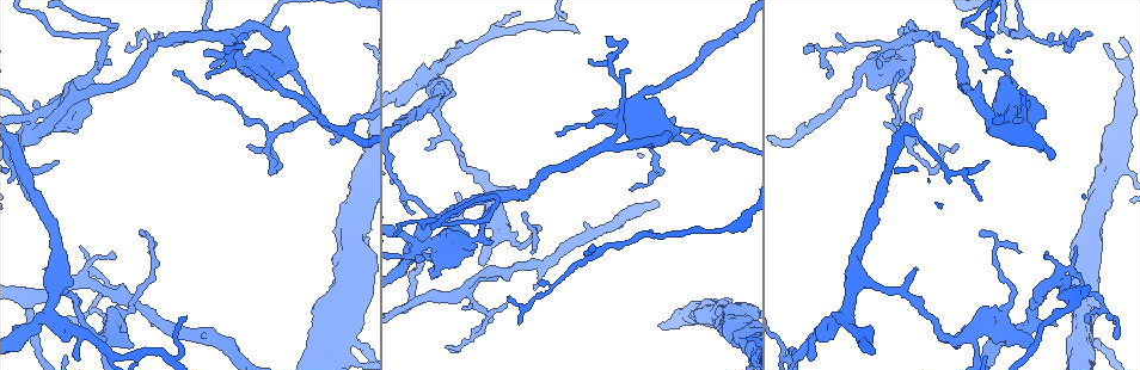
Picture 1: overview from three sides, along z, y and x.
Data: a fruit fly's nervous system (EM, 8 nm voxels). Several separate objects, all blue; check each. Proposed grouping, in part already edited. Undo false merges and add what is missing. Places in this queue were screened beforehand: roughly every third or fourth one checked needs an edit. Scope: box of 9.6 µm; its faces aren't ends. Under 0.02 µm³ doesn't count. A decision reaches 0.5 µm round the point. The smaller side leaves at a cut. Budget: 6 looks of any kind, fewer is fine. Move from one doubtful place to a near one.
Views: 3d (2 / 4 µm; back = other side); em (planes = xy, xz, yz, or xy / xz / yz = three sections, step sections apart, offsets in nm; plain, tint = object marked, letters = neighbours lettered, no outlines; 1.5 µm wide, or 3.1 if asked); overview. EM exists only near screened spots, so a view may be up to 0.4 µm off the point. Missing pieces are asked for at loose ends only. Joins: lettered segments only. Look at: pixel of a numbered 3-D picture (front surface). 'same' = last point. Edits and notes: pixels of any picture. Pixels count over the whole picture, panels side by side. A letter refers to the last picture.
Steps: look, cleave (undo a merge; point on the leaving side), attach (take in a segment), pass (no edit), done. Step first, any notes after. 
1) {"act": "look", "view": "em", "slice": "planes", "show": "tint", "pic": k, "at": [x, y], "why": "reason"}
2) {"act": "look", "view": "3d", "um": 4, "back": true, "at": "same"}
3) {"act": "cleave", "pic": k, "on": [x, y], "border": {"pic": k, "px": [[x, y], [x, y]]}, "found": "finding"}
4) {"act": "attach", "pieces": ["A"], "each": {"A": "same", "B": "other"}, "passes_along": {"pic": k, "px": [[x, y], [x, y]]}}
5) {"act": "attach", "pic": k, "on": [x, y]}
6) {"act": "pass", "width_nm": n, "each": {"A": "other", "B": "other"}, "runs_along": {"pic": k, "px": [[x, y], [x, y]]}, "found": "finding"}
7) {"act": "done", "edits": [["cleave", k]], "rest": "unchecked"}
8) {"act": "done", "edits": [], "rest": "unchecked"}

{"act": "look", "view": "em", "slice": "planes", "show": "letters", "pic": 1, "at": [540, 282], "why": "tapers out"}

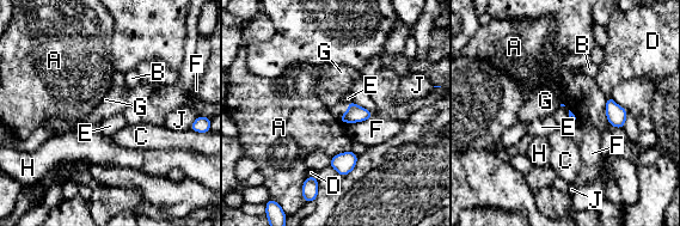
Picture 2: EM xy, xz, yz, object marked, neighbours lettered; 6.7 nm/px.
{"act": "pass", "each": {"A": "other", "B": "other", "C": "other", "D": "other", "E": "other", "F": "other", "G": "other", "H": "other", "J": "other"}, "border": {"pic": 2, "px": [[606, 98], [606, 118], [612, 126]]}, "found": "no lettered segment goes on from it"}

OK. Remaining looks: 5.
{"act": "look", "view": "3d", "um": 4, "pic": 1, "at": [1091, 338], "why": "arms run side by side"}

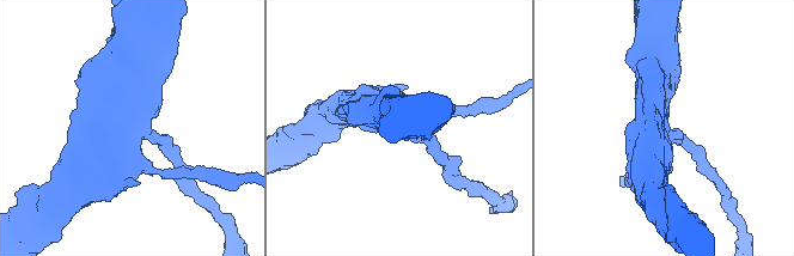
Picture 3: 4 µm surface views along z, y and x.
{"act": "look", "view": "em", "slice": "planes", "show": "plain", "pic": 3, "at": [128, 126], "why": "shape alone is not enough"}

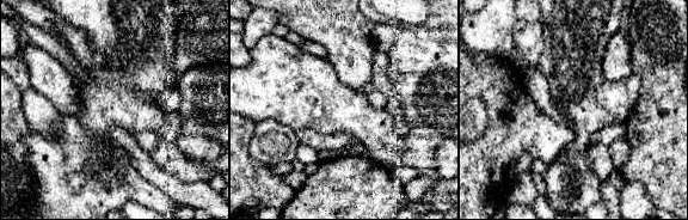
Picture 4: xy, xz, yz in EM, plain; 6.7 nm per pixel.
{"act": "look", "view": "em", "slice": "planes", "show": "letters", "at": "same", "why": "what lies round it"}

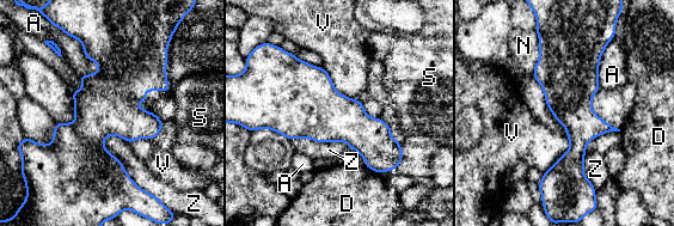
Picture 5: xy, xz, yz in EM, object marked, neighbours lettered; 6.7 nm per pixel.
{"act": "pass", "width_nm": 380, "each": {"A": "other", "D": "other", "N": "other", "S": "other", "V": "other", "Z": "other"}, "border": {"pic": 5, "px": [[323, 67], [338, 92], [356, 99]]}, "found": "one neuron here"}

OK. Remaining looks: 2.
{"act": "look", "view": "em", "slice": "xz", "step": 4, "show": "letters", "pic": 1, "at": [548, 24], "why": "three arms meet"}

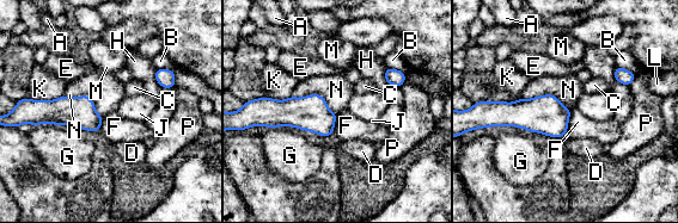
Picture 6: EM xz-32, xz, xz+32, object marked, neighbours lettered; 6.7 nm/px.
{"act": "pass", "each": {"A": "other", "B": "other", "C": "other", "D": "other", "E": "other", "F": "other", "G": "other", "H": "other", "J": "other", "K": "other", "L": "other", "M": "other", "N": "other", "P": "other"}, "found": "continuous, no second neuron"}

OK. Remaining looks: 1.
{"act": "done", "edits": [], "rest": "unchecked"}

